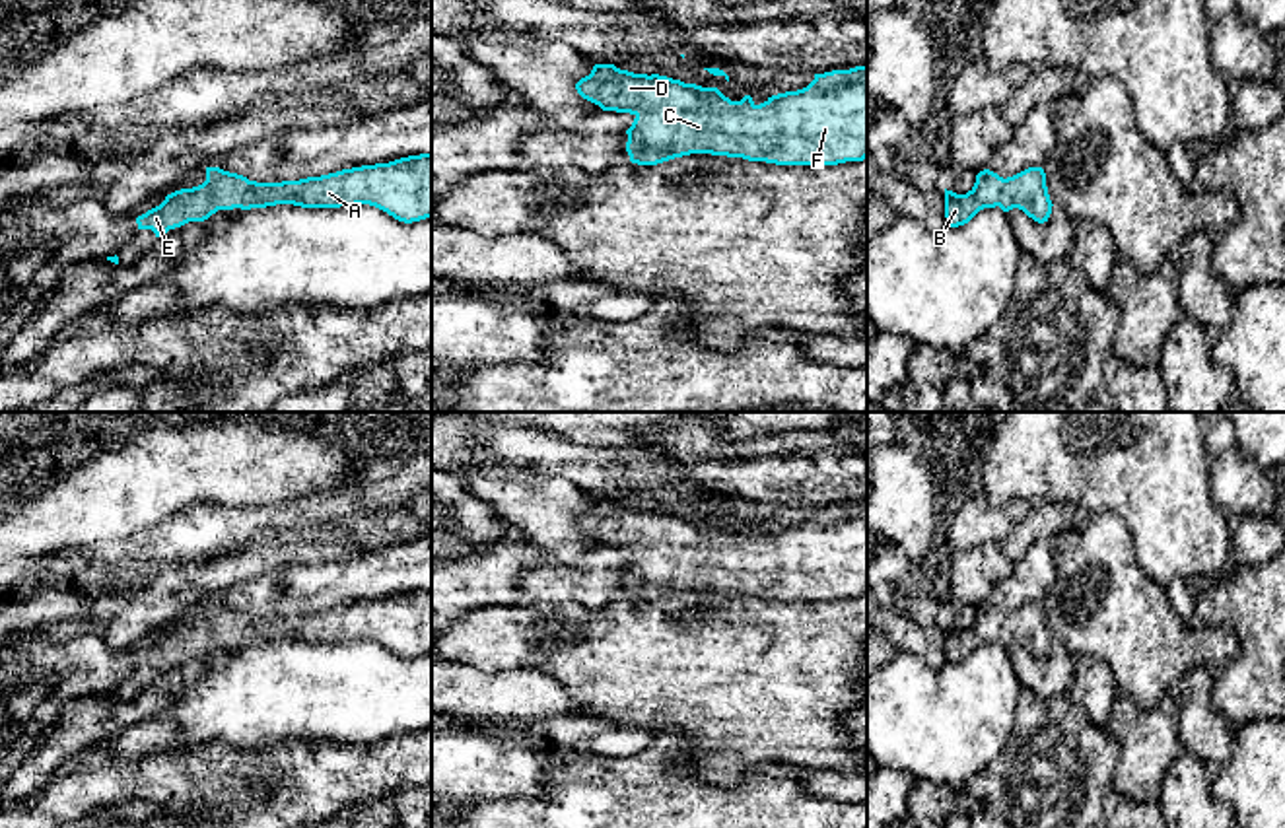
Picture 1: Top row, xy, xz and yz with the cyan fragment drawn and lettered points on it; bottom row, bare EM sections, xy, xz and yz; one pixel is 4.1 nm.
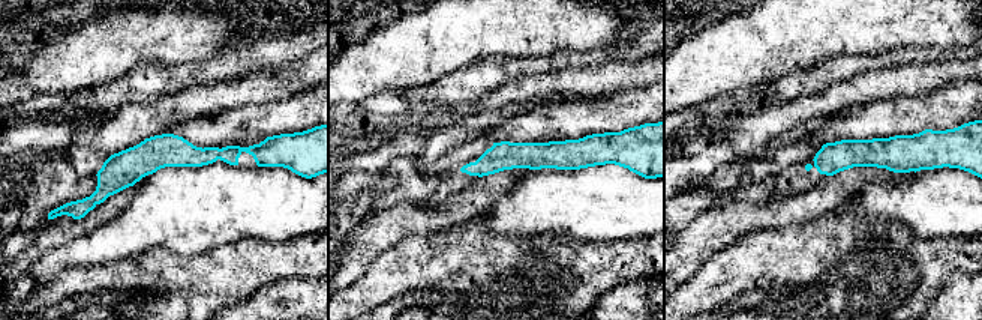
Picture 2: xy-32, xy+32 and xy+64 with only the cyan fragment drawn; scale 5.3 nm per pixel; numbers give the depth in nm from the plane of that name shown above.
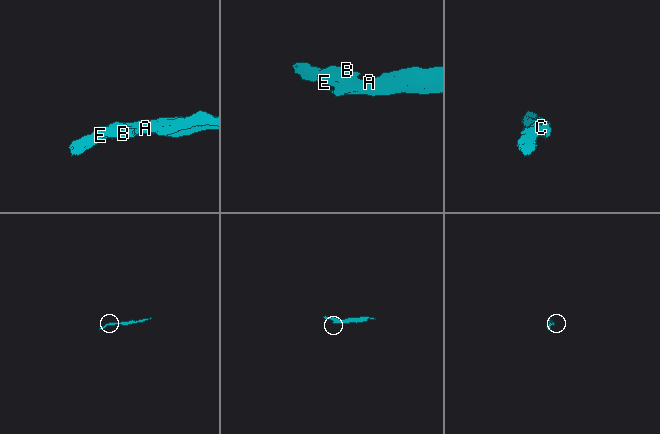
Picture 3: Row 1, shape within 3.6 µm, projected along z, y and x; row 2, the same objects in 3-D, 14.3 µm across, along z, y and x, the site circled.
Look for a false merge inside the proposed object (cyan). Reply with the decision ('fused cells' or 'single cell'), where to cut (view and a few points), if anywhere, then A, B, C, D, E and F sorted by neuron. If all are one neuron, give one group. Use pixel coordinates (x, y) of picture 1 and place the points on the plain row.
single cell; cut none; groups A B C D E F

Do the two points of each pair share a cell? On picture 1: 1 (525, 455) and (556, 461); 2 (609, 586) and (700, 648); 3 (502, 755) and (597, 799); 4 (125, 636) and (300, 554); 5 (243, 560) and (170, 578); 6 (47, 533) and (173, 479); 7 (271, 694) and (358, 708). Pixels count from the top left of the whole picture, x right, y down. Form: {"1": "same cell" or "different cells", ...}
{"1": "same cell", "2": "different cells", "3": "different cells", "4": "same cell", "5": "same cell", "6": "same cell", "7": "same cell"}

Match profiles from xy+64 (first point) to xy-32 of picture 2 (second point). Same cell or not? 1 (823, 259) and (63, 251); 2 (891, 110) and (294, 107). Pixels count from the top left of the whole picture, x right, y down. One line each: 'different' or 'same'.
1: different
2: same

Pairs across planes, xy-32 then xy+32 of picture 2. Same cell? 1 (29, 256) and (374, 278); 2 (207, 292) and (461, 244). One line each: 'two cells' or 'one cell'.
1: two cells
2: one cell

